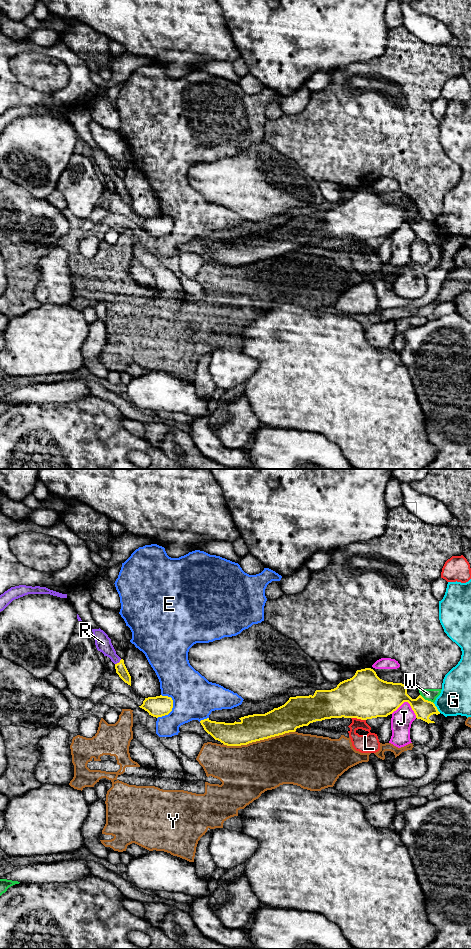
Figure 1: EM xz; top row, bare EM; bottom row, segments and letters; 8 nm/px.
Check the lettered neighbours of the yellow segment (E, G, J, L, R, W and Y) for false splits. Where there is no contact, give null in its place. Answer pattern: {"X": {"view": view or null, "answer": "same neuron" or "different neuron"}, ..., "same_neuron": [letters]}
{"E": {"view": "xz", "answer": "different neuron"}, "G": {"view": "xz", "answer": "different neuron"}, "J": {"view": "xz", "answer": "different neuron"}, "L": {"view": "xz", "answer": "different neuron"}, "R": {"view": "xz", "answer": "same neuron"}, "W": {"view": "xz", "answer": "different neuron"}, "Y": {"view": "xz", "answer": "different neuron"}, "same_neuron": ["R"]}

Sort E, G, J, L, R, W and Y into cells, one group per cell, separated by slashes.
E / G / J / L / R / W / Y

